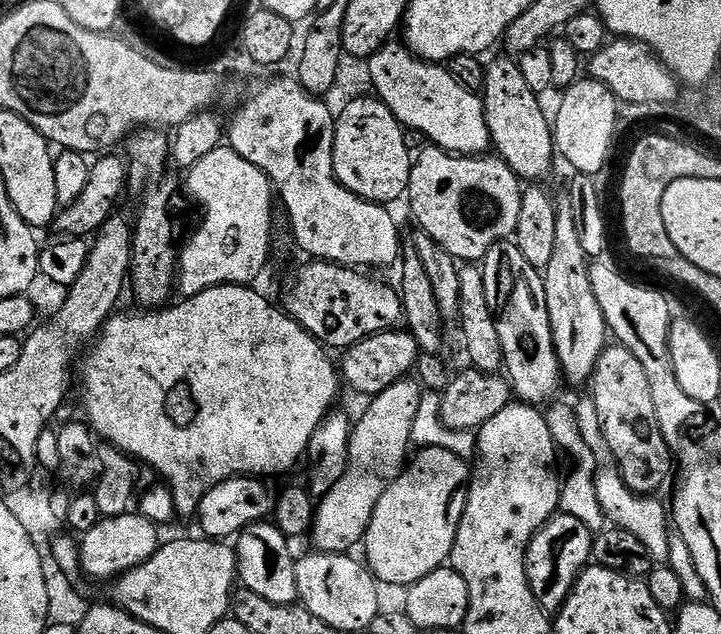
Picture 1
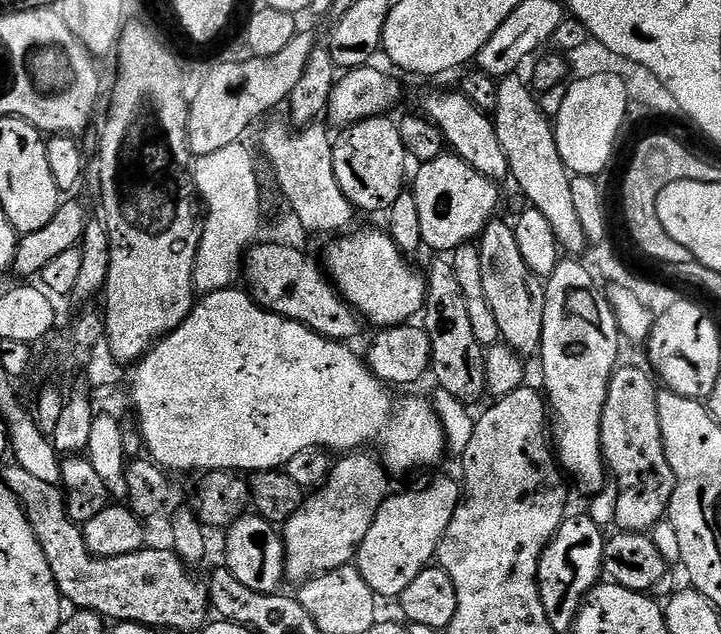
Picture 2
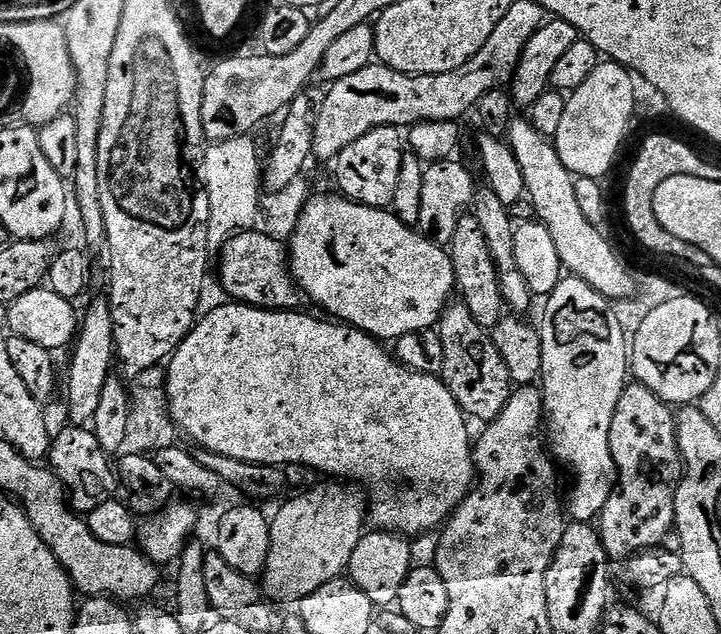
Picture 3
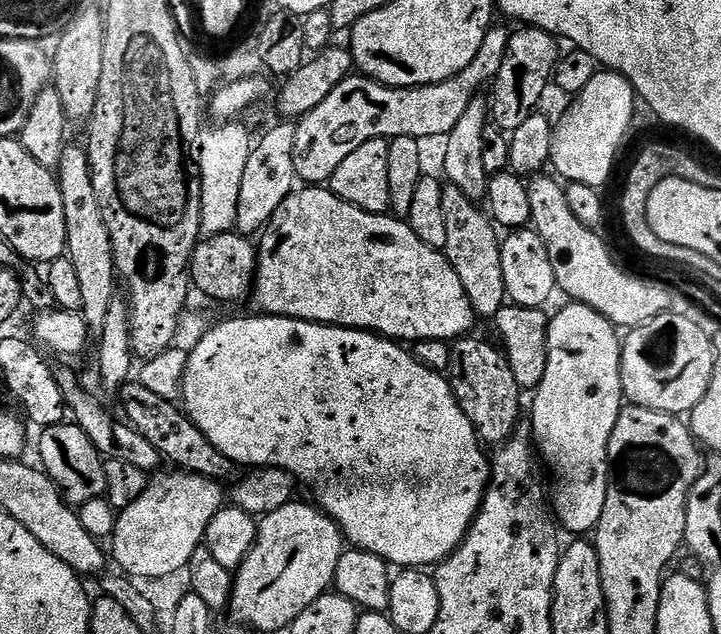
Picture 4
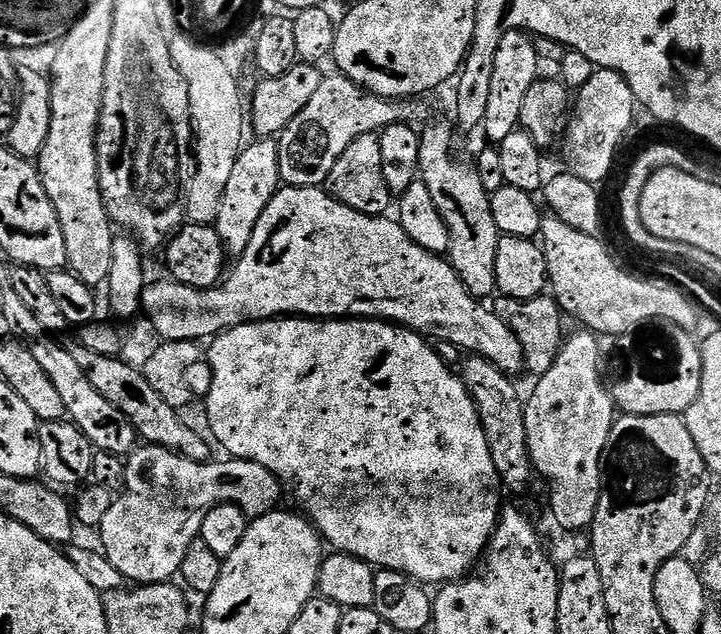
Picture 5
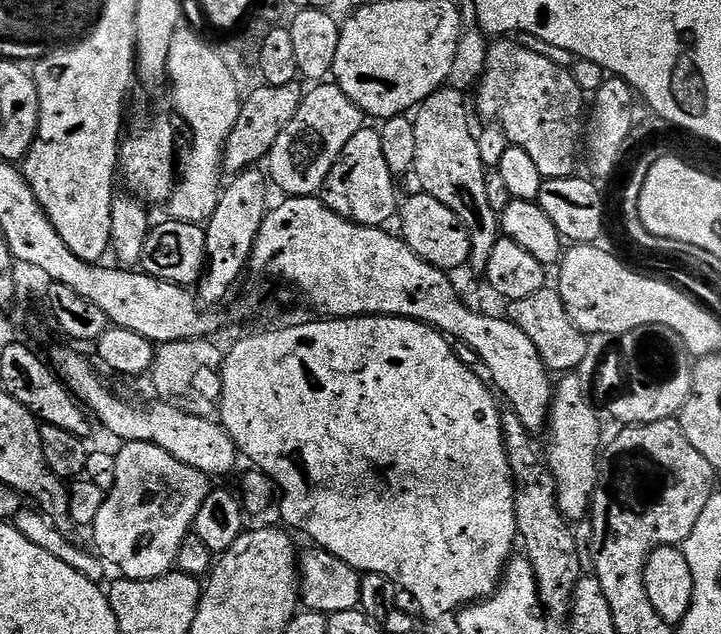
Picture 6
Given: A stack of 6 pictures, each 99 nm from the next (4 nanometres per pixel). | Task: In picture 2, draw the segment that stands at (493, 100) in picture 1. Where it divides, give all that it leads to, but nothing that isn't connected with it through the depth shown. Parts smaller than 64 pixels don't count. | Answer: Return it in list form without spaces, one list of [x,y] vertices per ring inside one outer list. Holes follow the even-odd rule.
[[[513,74],[499,81],[497,108],[494,113],[498,142],[502,142],[502,150],[506,150],[511,179],[516,179],[517,186],[528,199],[527,203],[539,210],[546,222],[550,222],[550,227],[554,229],[554,238],[565,253],[580,254],[576,252],[586,248],[588,239],[582,230],[578,213],[574,210],[574,198],[570,194],[572,176],[558,152],[553,121],[544,115],[539,99],[520,78]]]

